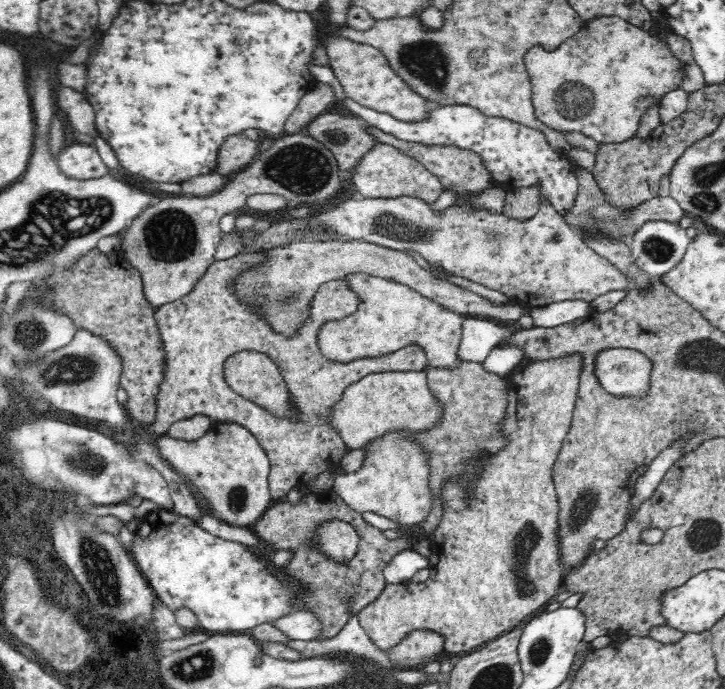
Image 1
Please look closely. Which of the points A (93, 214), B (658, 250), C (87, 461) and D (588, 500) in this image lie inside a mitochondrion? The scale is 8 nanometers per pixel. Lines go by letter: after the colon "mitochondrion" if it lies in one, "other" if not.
A: mitochondrion
B: mitochondrion
C: mitochondrion
D: mitochondrion

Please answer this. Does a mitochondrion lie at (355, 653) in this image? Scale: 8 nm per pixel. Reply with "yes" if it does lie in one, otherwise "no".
no

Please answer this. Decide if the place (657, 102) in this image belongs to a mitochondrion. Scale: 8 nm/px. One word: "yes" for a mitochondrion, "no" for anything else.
no

